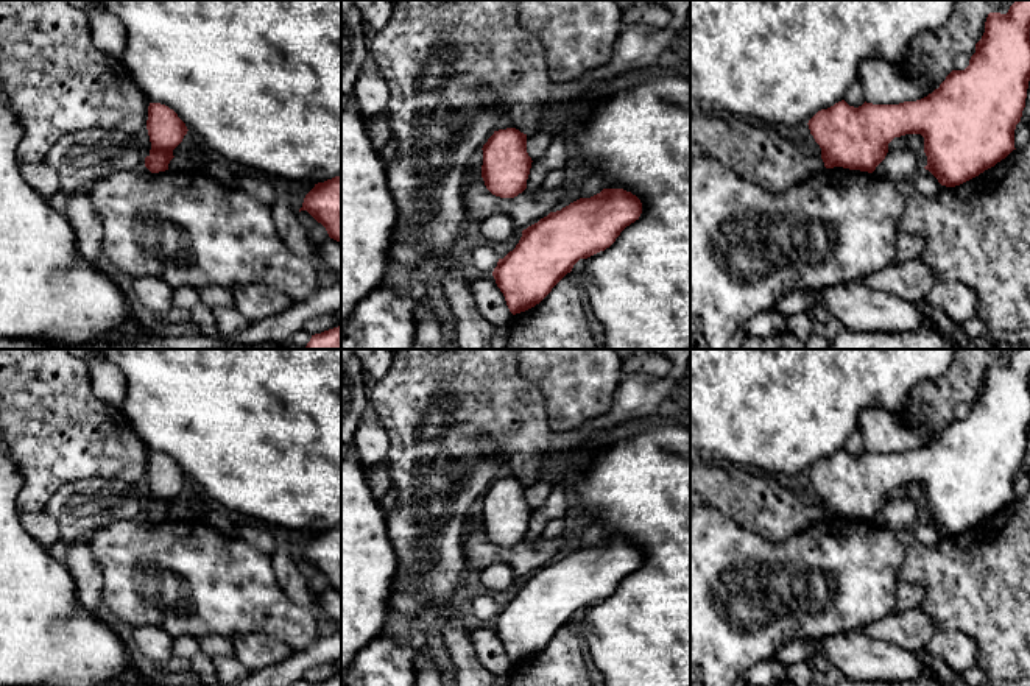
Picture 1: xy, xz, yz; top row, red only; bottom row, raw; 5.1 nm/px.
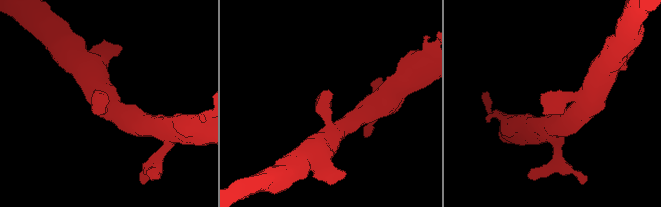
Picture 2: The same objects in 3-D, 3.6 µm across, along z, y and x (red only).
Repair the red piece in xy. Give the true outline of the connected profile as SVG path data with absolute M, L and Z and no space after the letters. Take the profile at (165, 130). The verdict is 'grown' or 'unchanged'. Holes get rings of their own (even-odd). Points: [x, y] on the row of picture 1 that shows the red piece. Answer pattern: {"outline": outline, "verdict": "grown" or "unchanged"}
{"outline": "M150 103L146 129L151 150L145 157L145 167L151 173L165 172L175 157L173 150L182 142L189 129L173 109L160 103Z", "verdict": "unchanged"}

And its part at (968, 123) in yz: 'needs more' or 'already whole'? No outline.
already whole

